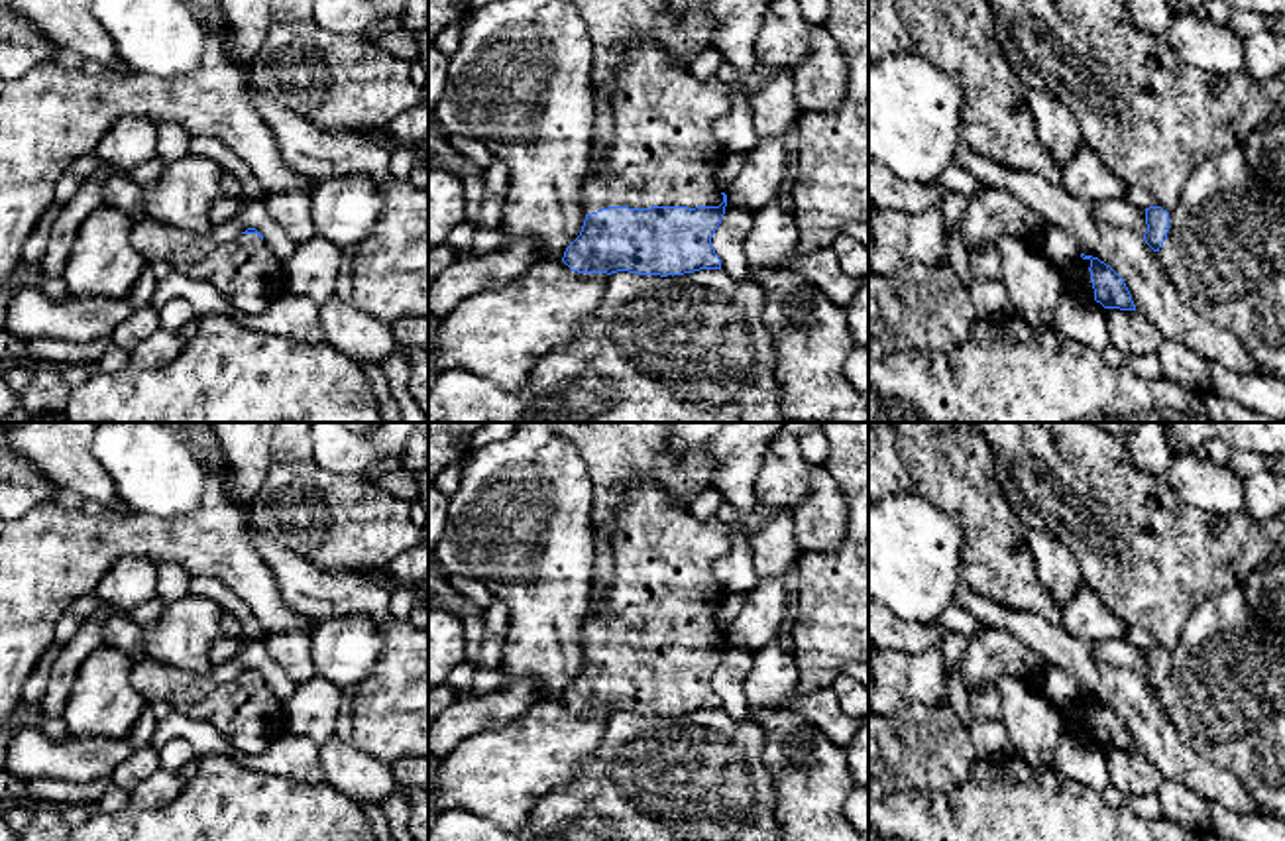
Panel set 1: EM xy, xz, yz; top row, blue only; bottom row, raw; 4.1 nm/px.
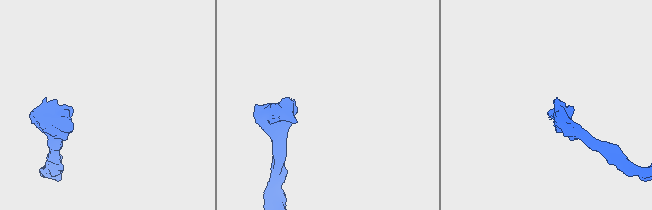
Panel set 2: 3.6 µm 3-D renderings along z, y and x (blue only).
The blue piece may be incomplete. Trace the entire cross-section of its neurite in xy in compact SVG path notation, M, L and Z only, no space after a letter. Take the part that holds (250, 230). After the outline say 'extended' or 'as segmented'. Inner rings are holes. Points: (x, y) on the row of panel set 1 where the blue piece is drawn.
M141 218L130 240L147 263L169 261L177 273L210 283L246 314L263 312L283 291L281 263L255 228L216 244L206 234Z; extended

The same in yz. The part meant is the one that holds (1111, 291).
M1081 253L1085 273L1077 285L1077 293L1094 299L1104 308L1136 310L1132 295L1124 279L1104 261Z; extended

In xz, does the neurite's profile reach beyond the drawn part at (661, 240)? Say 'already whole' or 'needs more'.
needs more

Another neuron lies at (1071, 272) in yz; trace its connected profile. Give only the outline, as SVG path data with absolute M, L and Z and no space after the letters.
M1077 255L1075 259L1061 265L1059 271L1061 271L1065 289L1077 293L1077 285L1085 273L1085 259Z

